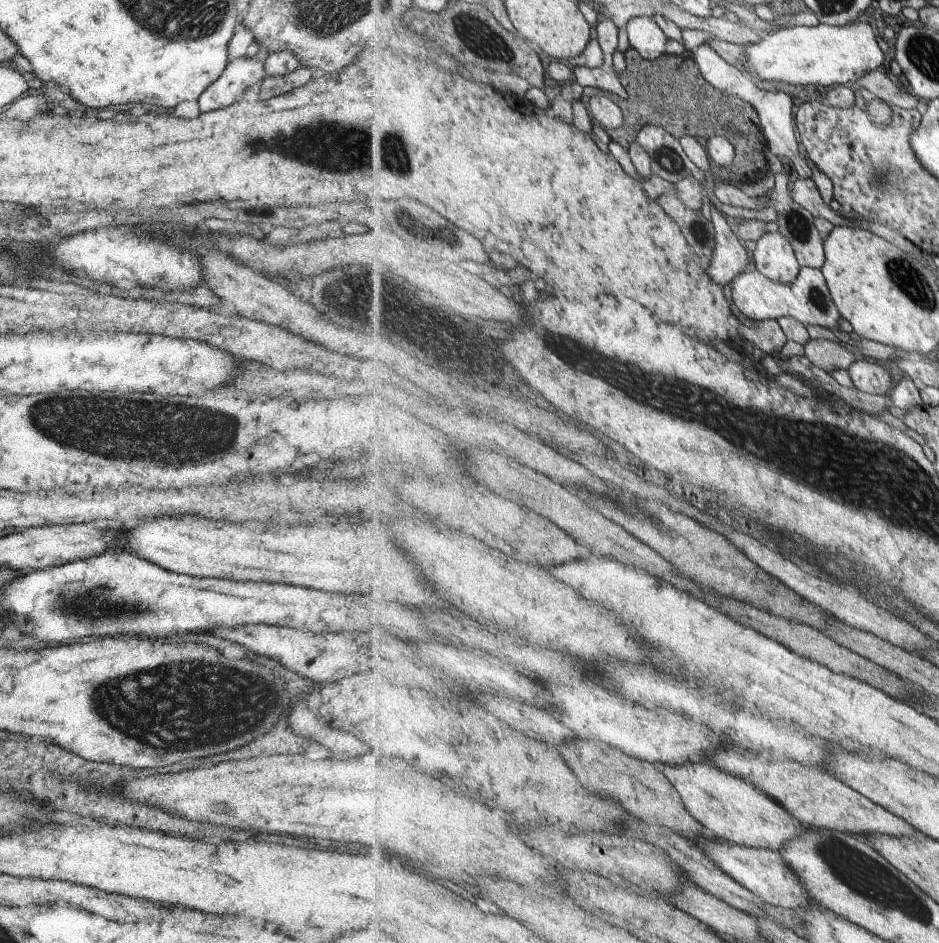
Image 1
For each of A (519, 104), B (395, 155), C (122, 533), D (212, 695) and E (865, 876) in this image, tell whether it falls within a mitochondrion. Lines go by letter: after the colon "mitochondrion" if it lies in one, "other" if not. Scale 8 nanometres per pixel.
A: other
B: mitochondrion
C: other
D: mitochondrion
E: mitochondrion

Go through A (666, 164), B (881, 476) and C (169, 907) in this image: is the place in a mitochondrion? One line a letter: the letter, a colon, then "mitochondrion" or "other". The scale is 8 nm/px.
A: mitochondrion
B: mitochondrion
C: other

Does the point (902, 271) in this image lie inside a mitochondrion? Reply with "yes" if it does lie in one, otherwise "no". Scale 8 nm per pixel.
yes

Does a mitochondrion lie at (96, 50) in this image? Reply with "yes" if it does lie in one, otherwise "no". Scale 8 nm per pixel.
no

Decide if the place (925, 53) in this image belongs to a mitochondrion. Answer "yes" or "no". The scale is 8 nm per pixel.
yes

